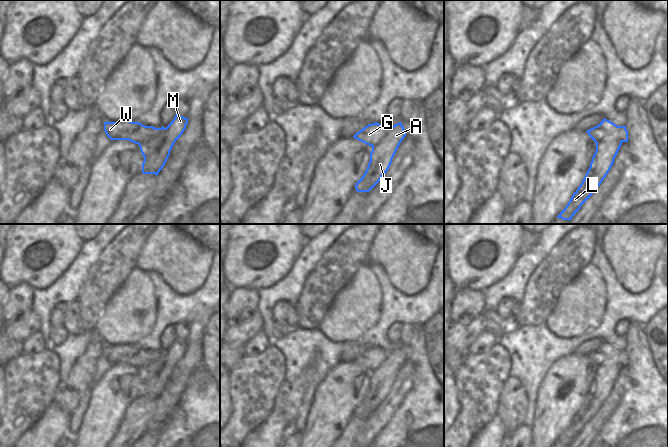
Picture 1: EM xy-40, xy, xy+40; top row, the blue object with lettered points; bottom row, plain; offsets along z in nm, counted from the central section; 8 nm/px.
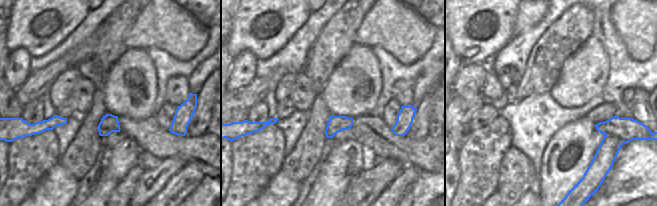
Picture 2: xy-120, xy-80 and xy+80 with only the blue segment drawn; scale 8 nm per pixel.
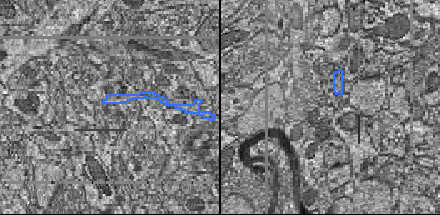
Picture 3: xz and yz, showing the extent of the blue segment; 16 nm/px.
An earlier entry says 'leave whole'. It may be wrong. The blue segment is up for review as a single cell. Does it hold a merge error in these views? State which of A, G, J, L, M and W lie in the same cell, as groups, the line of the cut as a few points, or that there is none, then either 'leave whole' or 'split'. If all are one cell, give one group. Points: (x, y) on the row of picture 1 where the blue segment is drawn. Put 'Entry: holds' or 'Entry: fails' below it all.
A J L M / G W; cut in xy-40 along (164, 128), (158, 135), (138, 144); split
Entry: fails

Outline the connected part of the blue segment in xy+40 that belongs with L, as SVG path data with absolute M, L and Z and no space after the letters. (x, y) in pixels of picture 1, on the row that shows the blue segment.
M607 136L596 144L596 151L582 183L557 218L569 221L572 219L610 171L621 145L621 140L611 136Z

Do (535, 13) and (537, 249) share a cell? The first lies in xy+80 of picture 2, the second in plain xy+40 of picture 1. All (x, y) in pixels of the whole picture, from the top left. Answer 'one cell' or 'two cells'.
two cells

